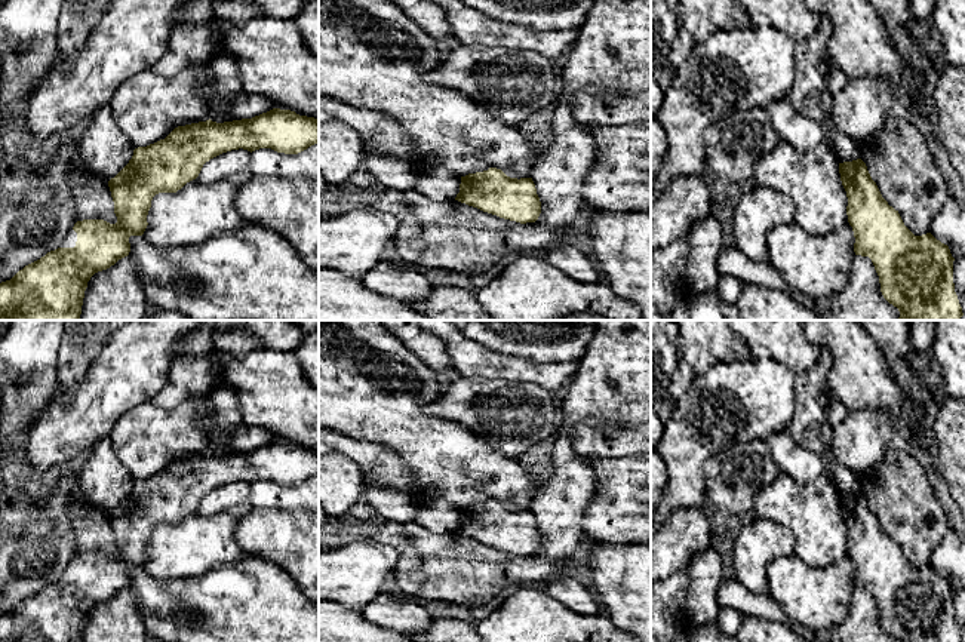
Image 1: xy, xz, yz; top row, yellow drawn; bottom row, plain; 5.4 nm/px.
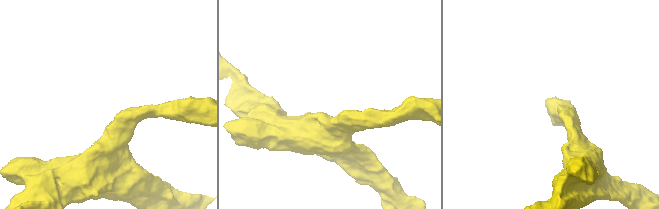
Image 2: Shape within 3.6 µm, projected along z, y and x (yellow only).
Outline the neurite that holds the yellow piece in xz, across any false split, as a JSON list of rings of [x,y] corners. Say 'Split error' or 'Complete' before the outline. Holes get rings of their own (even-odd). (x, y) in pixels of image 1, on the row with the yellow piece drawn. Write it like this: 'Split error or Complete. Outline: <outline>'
Complete. Outline: [[[497,168],[461,176],[455,200],[520,224],[535,222],[541,214],[532,178],[510,178]]]

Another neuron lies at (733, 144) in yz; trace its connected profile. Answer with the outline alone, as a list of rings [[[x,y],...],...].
[[[765,108],[740,110],[709,125],[703,133],[704,157],[717,179],[746,190],[756,162],[780,142]]]

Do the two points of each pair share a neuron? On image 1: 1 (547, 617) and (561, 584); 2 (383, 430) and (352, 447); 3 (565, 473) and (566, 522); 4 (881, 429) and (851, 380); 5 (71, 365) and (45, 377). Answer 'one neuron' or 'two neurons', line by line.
1: two neurons
2: two neurons
3: one neuron
4: two neurons
5: two neurons

